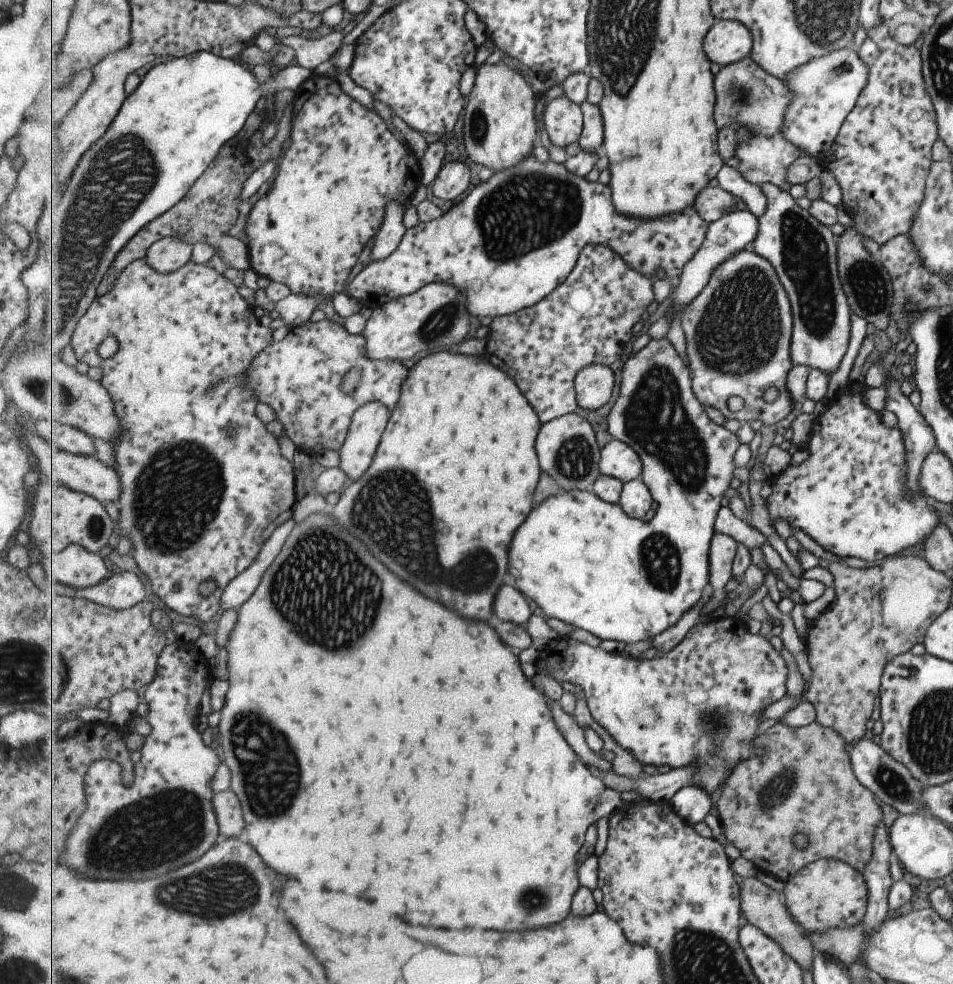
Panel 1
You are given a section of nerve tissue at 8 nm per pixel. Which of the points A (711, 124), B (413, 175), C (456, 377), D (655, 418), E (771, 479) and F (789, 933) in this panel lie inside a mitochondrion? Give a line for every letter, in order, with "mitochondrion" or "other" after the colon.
A: other
B: other
C: other
D: mitochondrion
E: other
F: other

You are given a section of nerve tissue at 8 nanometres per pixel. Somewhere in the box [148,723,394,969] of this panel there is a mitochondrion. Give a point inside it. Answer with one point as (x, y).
(210, 883)

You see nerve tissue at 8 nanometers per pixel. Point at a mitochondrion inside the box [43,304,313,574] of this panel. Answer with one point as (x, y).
(177, 494)

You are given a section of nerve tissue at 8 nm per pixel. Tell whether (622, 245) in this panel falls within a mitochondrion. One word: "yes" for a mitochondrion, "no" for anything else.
no

